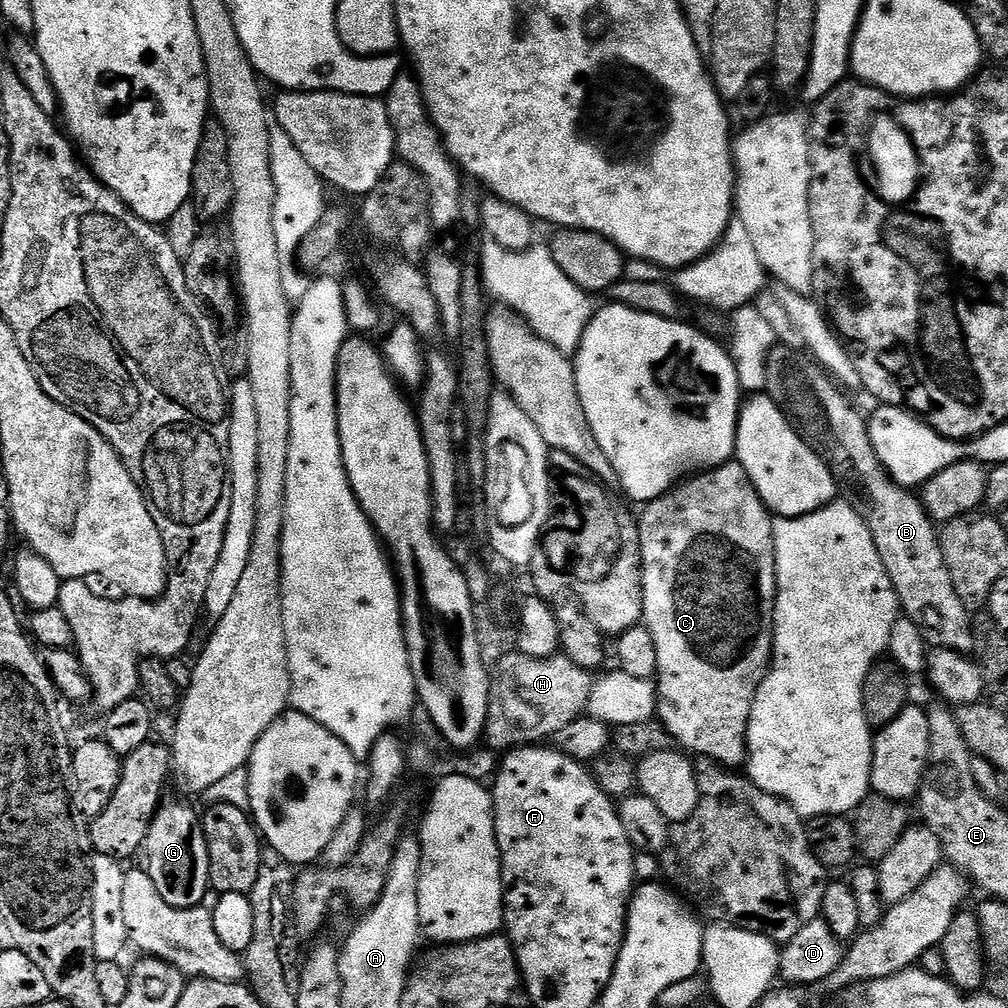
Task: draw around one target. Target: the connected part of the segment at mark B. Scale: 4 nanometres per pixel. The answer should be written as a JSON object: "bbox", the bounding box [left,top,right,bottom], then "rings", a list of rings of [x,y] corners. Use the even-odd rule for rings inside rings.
{"bbox":[766,348,976,653],"rings":[[[799,348],[772,349],[766,395],[783,410],[799,436],[824,459],[839,491],[849,496],[845,497],[866,522],[896,588],[903,615],[916,623],[931,647],[971,653],[976,646],[973,613],[958,598],[954,582],[950,582],[937,525],[929,518],[921,497],[892,480],[876,453],[869,421],[867,424],[860,417],[859,410],[843,394],[841,385],[811,355]]]}

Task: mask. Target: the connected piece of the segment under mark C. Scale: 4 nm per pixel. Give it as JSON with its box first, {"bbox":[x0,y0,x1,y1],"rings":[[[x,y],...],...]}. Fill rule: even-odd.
{"bbox":[638,462,776,770],"rings":[[[729,462],[723,464],[721,468],[714,468],[707,472],[693,475],[691,478],[685,479],[683,482],[677,484],[675,488],[671,488],[665,496],[659,496],[657,500],[647,501],[645,508],[648,509],[642,514],[639,513],[638,516],[640,526],[640,557],[642,558],[642,566],[644,567],[644,615],[642,617],[642,624],[645,628],[648,628],[651,637],[654,638],[654,645],[657,651],[657,670],[654,683],[656,685],[656,711],[658,713],[658,720],[661,724],[664,724],[665,728],[667,728],[668,732],[672,735],[673,741],[675,741],[685,753],[693,754],[692,752],[696,752],[695,755],[697,757],[705,756],[706,758],[715,760],[716,763],[724,765],[724,767],[729,770],[739,769],[748,758],[748,723],[750,722],[752,703],[756,697],[758,686],[762,686],[762,682],[768,677],[772,666],[772,630],[774,628],[774,610],[776,609],[776,551],[774,550],[774,530],[772,529],[774,523],[773,513],[769,512],[766,505],[764,505],[762,498],[758,494],[758,490],[750,482],[746,470],[738,462]]]}

